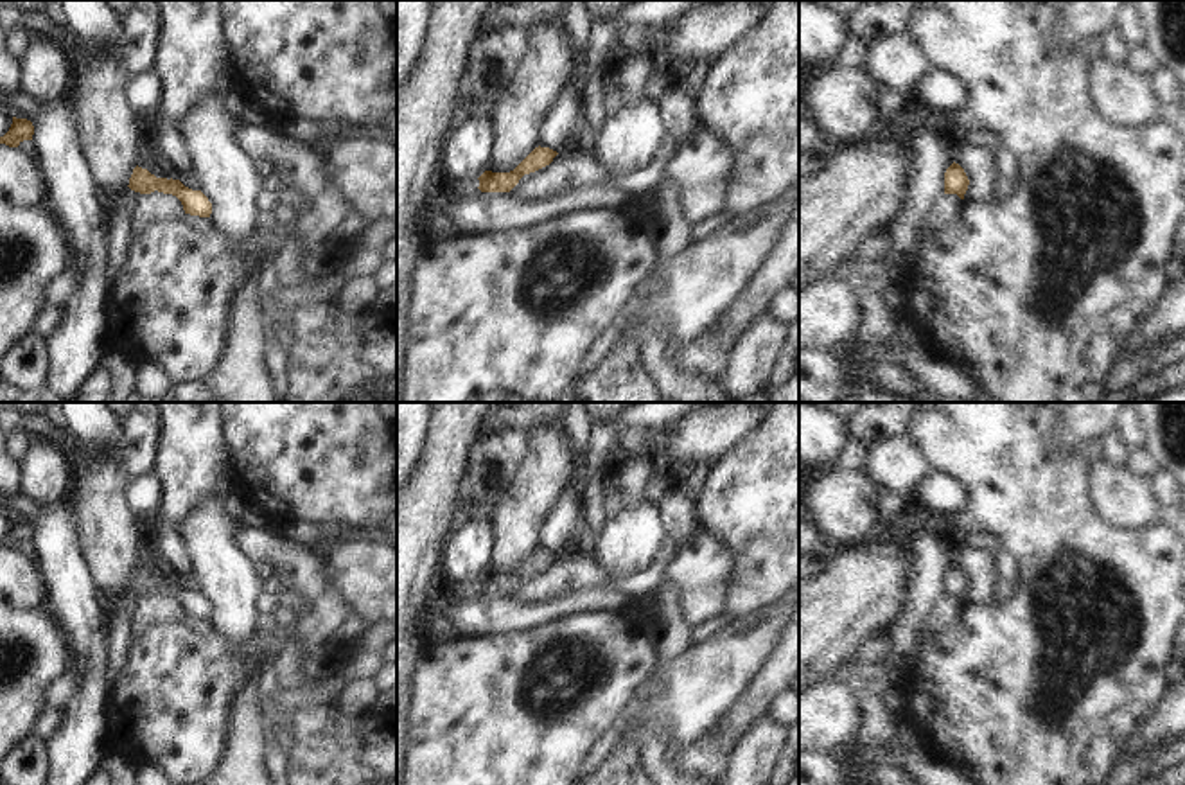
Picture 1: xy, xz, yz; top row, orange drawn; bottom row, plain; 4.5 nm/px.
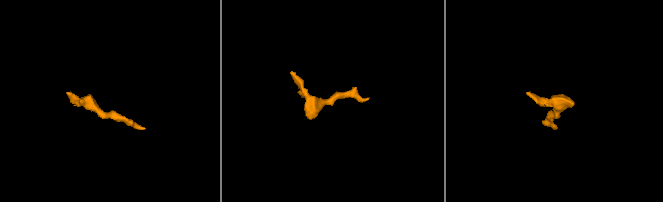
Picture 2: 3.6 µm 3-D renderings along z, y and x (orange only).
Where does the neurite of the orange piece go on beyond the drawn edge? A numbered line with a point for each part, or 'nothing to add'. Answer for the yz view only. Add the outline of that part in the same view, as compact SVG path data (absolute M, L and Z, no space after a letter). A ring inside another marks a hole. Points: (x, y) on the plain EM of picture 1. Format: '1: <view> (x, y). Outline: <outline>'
nothing to add.

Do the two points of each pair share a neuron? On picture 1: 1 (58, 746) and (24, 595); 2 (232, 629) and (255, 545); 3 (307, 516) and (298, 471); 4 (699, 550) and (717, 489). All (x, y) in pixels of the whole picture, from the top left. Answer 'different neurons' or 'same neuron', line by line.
1: different neurons
2: different neurons
3: same neuron
4: different neurons

